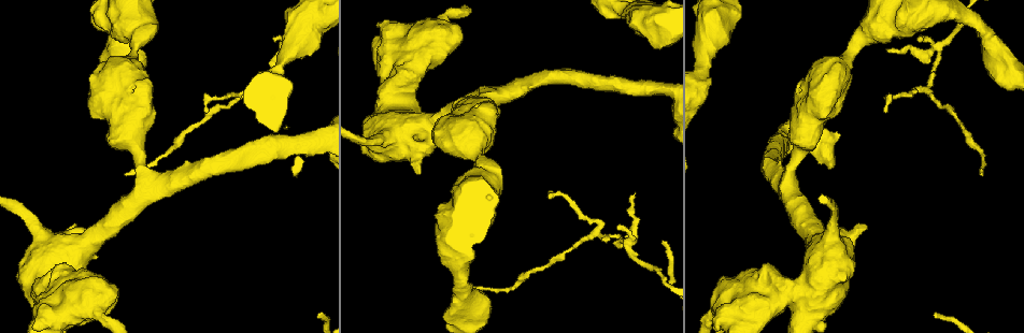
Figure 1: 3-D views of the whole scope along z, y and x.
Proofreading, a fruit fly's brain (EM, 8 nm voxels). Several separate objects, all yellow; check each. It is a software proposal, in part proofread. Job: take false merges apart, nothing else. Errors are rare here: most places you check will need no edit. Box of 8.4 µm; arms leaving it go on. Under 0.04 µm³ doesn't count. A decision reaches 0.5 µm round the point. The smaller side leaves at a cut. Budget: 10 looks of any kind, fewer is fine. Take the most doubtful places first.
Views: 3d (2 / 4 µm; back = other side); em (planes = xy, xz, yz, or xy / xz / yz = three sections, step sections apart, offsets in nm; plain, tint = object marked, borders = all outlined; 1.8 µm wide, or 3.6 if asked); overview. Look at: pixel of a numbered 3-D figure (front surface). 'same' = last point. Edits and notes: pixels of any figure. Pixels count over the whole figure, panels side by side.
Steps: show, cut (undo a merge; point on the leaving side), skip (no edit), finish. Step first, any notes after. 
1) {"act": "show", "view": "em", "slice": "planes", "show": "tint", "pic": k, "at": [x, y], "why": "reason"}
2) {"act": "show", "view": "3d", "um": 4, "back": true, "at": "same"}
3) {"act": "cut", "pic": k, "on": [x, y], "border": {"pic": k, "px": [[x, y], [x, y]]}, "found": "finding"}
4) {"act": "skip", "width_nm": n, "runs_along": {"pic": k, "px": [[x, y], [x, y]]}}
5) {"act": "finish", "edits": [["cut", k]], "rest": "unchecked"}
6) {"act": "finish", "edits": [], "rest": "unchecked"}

{"act": "show", "view": "3d", "um": 4, "pic": 1, "at": [937, 47], "why": "branch point"}

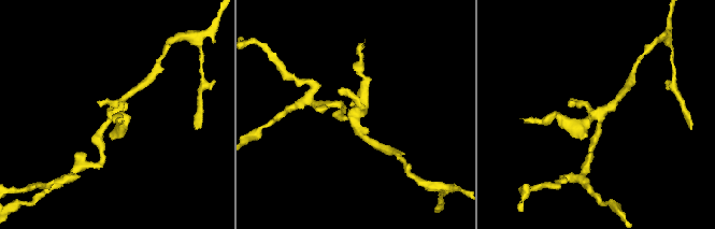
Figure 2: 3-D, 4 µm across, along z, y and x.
{"act": "show", "view": "em", "slice": "xz", "step": 4, "show": "tint", "pic": 2, "at": [110, 114]}

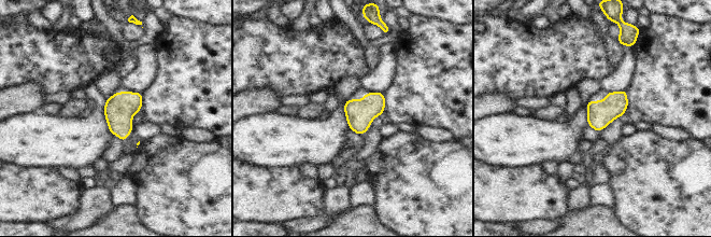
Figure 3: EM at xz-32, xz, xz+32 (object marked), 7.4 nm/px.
{"act": "skip", "found": "all the same neuron"}

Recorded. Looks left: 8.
{"act": "show", "view": "3d", "um": 4, "back": true, "pic": 1, "at": [741, 315], "why": "calibre changes"}

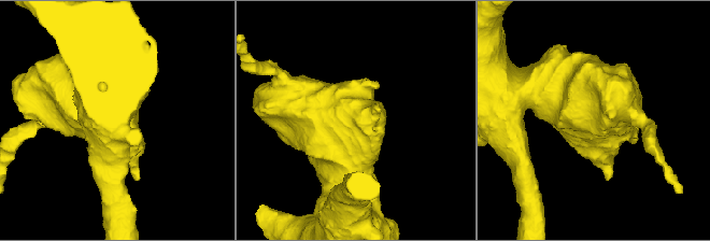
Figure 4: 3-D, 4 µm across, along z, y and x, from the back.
{"act": "show", "view": "em", "um": 3.6, "slice": "planes", "show": "tint", "pic": 4, "at": [346, 119]}

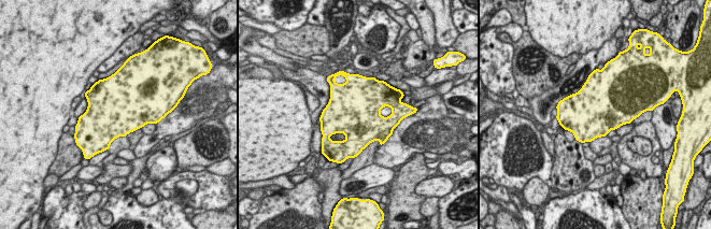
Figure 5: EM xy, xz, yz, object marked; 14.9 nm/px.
{"act": "skip", "found": "one neuron here"}

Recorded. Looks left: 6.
{"act": "show", "view": "em", "slice": "planes", "show": "tint", "pic": 1, "at": [788, 189]}

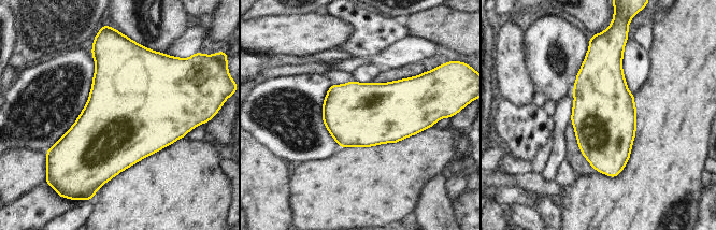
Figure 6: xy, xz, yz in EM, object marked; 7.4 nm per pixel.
{"act": "skip", "found": "continuous, no second neuron"}

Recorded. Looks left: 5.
{"act": "show", "view": "em", "um": 3.6, "slice": "xz", "step": 8, "show": "tint", "pic": 1, "at": [473, 143], "why": "calibre changes"}

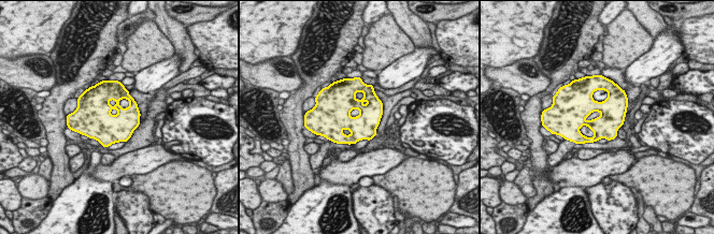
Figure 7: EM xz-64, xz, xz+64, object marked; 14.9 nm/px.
{"act": "show", "view": "em", "um": 3.6, "slice": "planes", "show": "borders", "at": "same", "why": "another direction"}

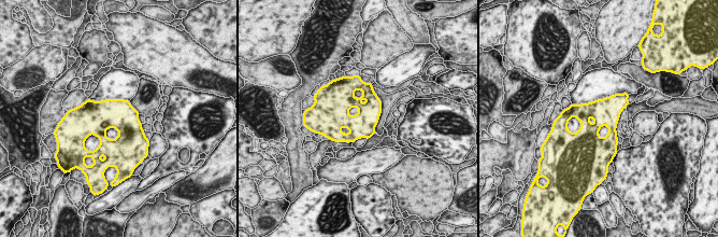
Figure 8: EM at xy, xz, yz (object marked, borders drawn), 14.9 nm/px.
{"act": "skip", "found": "continuous, no second neuron"}

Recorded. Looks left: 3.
{"act": "finish", "edits": [], "rest": "unchecked"}

